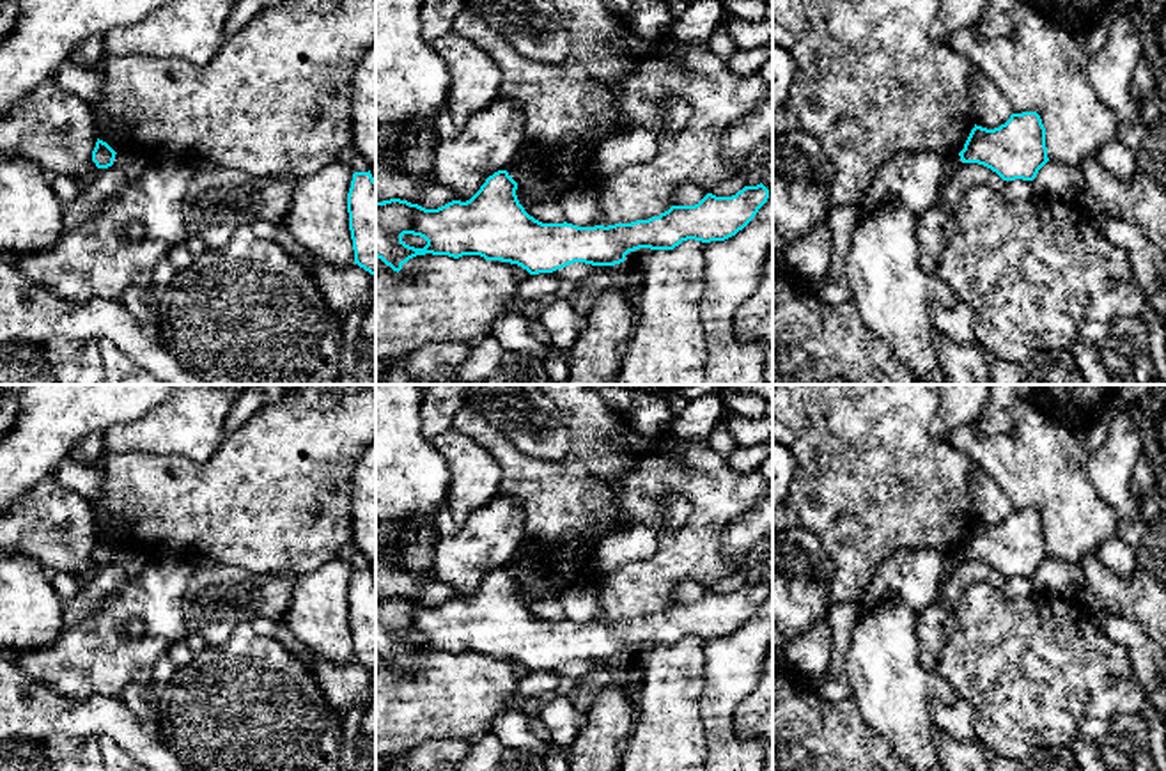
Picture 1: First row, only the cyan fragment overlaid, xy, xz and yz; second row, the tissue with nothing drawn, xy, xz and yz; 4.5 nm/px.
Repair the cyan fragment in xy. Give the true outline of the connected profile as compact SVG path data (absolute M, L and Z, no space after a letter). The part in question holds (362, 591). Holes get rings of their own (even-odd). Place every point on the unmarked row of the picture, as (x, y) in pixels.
M370 567L353 571L347 610L354 661L376 672L376 576Z

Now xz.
M498 567L486 576L480 587L466 599L452 597L438 606L425 606L400 596L376 599L376 654L393 668L416 652L480 652L486 658L517 661L530 672L553 670L574 659L592 663L615 663L626 658L629 649L640 645L673 647L682 638L702 640L725 638L742 627L767 599L769 587L760 580L744 583L732 594L707 590L695 603L672 603L668 608L649 617L631 620L578 624L572 620L542 620L530 613L519 601L517 580L507 567ZM404 631L420 633L427 638L424 645L409 643Z

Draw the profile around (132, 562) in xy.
M115 551L113 564L117 564L128 580L136 578L147 565L147 558L138 551Z

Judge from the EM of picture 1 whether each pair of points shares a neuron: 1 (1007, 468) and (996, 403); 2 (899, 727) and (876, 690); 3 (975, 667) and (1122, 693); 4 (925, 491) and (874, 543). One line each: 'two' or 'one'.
1: two
2: one
3: one
4: one

